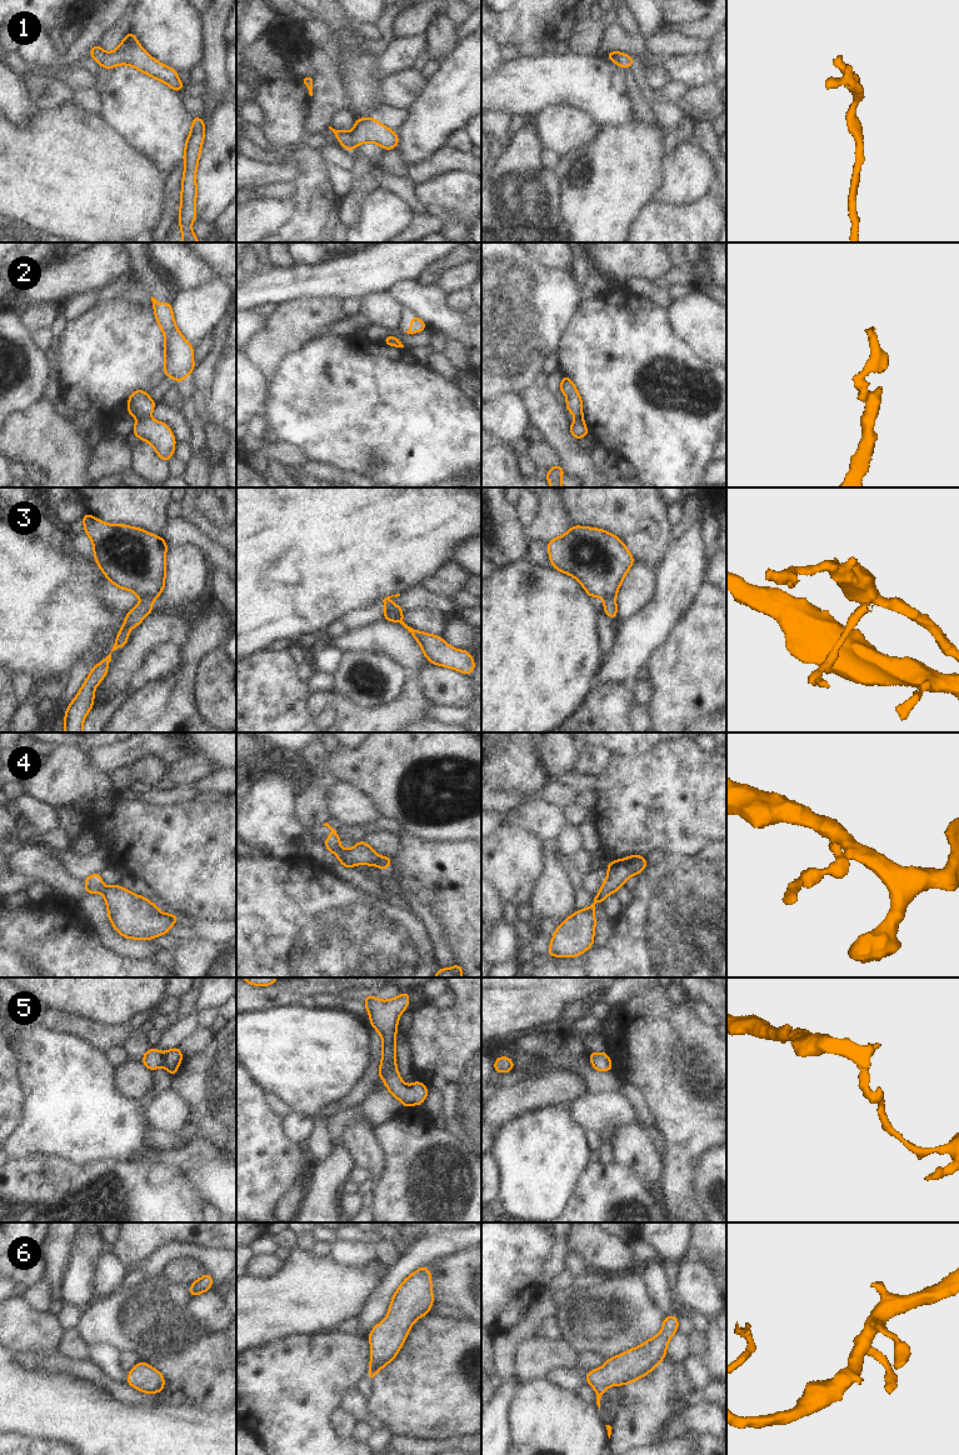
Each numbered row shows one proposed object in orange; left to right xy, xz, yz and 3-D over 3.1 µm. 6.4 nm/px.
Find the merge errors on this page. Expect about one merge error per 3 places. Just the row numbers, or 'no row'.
2, 3

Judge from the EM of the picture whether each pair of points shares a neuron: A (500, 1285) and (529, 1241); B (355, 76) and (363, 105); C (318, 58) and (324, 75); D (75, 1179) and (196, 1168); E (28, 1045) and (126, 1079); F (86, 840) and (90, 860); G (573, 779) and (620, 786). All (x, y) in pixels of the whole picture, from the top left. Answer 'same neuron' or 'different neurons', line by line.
A: same neuron
B: same neuron
C: same neuron
D: different neurons
E: different neurons
F: different neurons
G: different neurons

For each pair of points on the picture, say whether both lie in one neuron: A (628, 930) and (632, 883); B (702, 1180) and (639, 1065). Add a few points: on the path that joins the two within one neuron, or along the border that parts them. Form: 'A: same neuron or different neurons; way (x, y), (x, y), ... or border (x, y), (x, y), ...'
A: different neurons; border (638, 875), (638, 883), (633, 890)
B: different neurons; border (713, 1145), (698, 1159), (694, 1168), (695, 1196)

